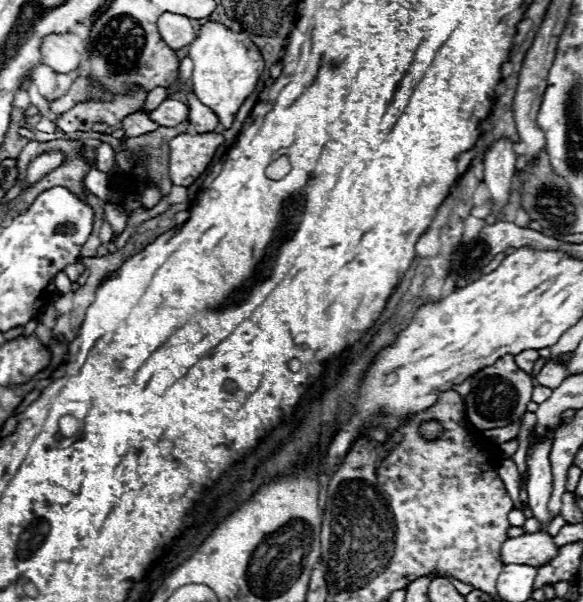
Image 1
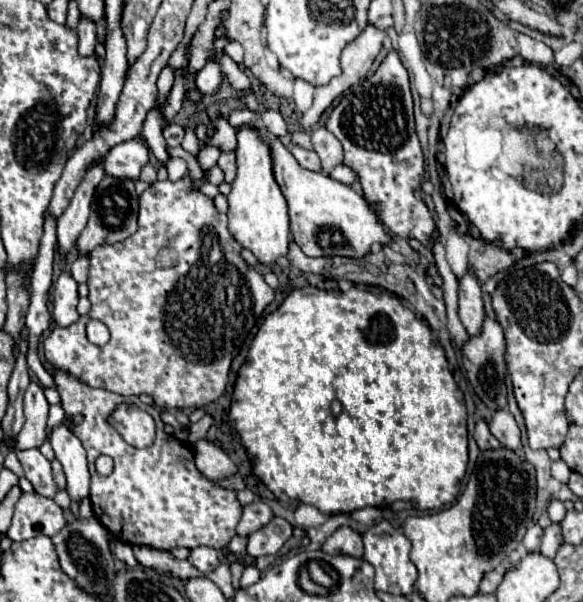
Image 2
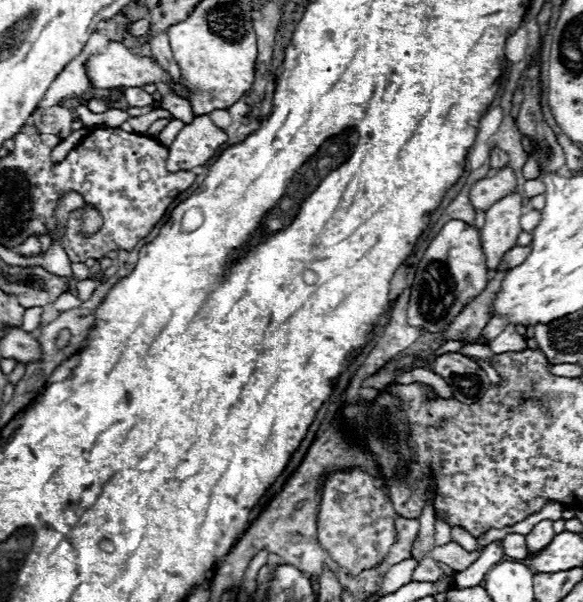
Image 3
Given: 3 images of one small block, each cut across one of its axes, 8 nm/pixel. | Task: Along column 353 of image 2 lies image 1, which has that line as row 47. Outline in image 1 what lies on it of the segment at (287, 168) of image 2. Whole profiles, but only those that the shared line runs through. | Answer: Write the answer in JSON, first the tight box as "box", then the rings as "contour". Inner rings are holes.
{"box":[188,22,264,128],"contour":[[[206,22],[194,42],[188,48],[188,56],[194,62],[190,86],[198,100],[216,112],[218,120],[230,128],[236,112],[244,100],[254,92],[260,74],[264,72],[264,60],[258,46],[248,38],[246,32],[232,32],[222,22]]]}

